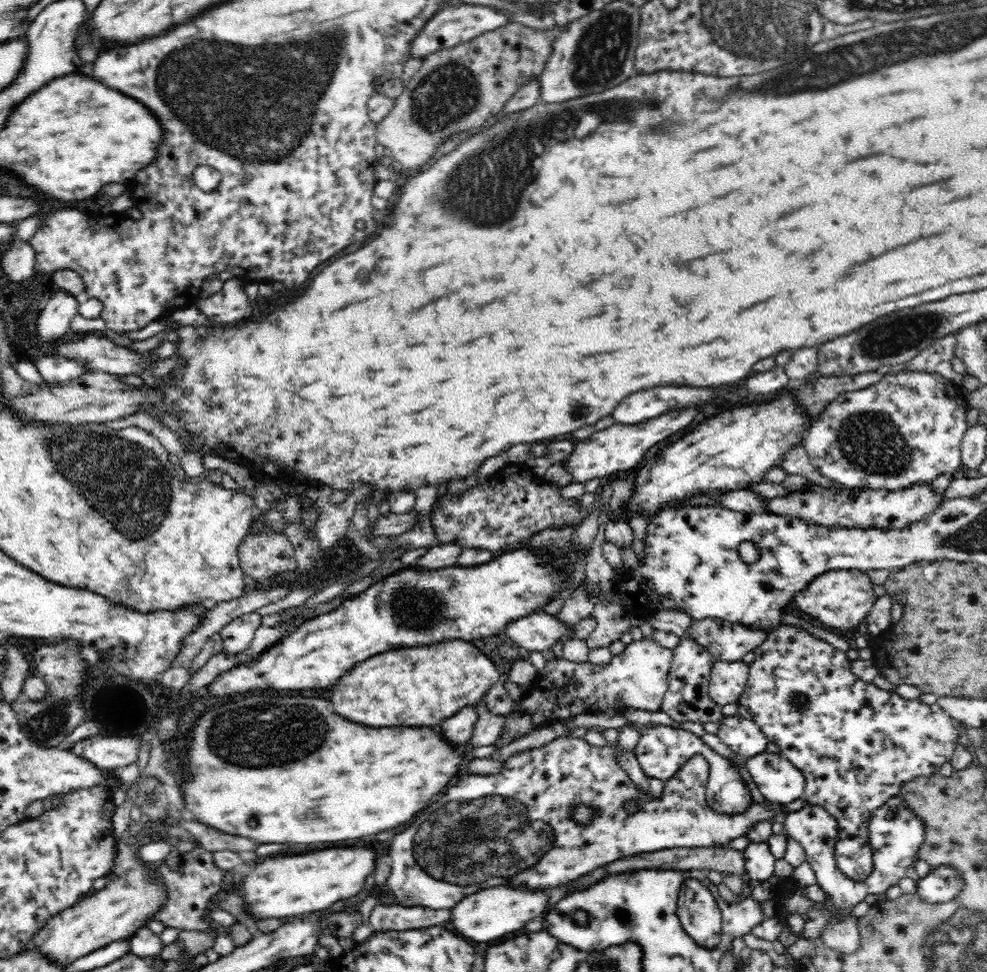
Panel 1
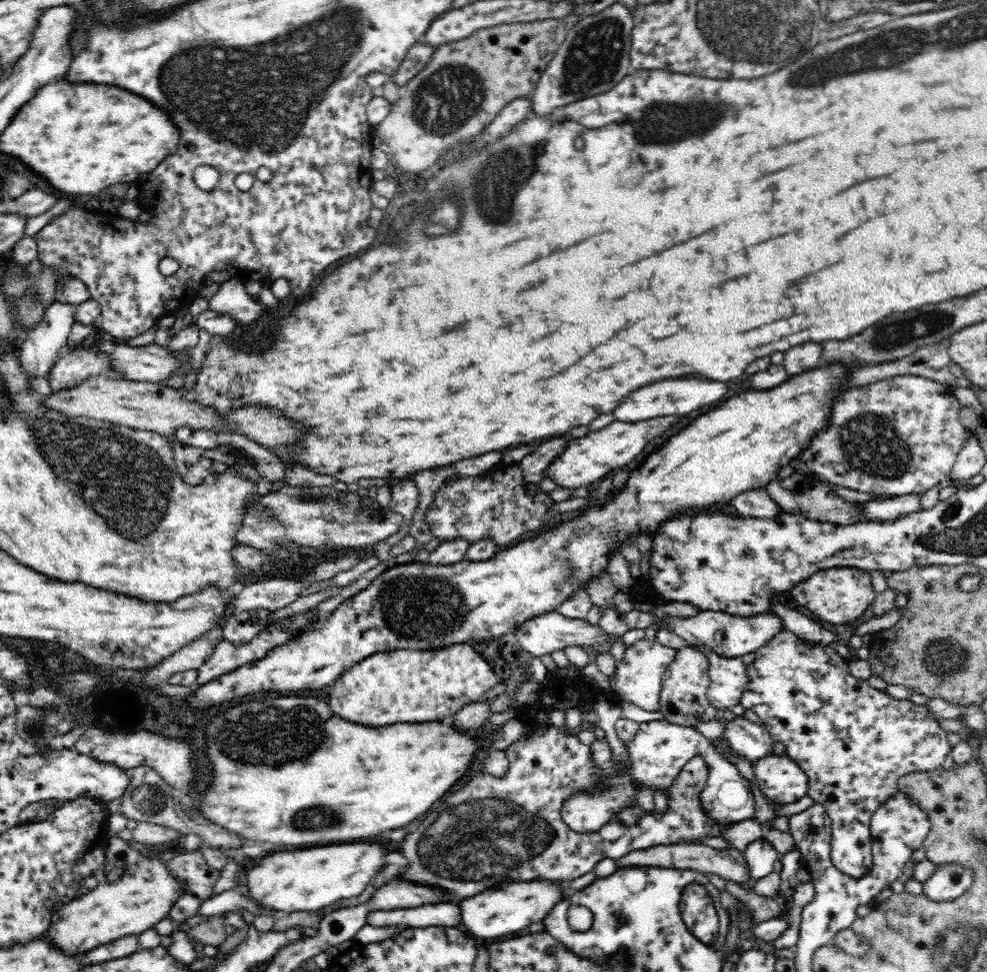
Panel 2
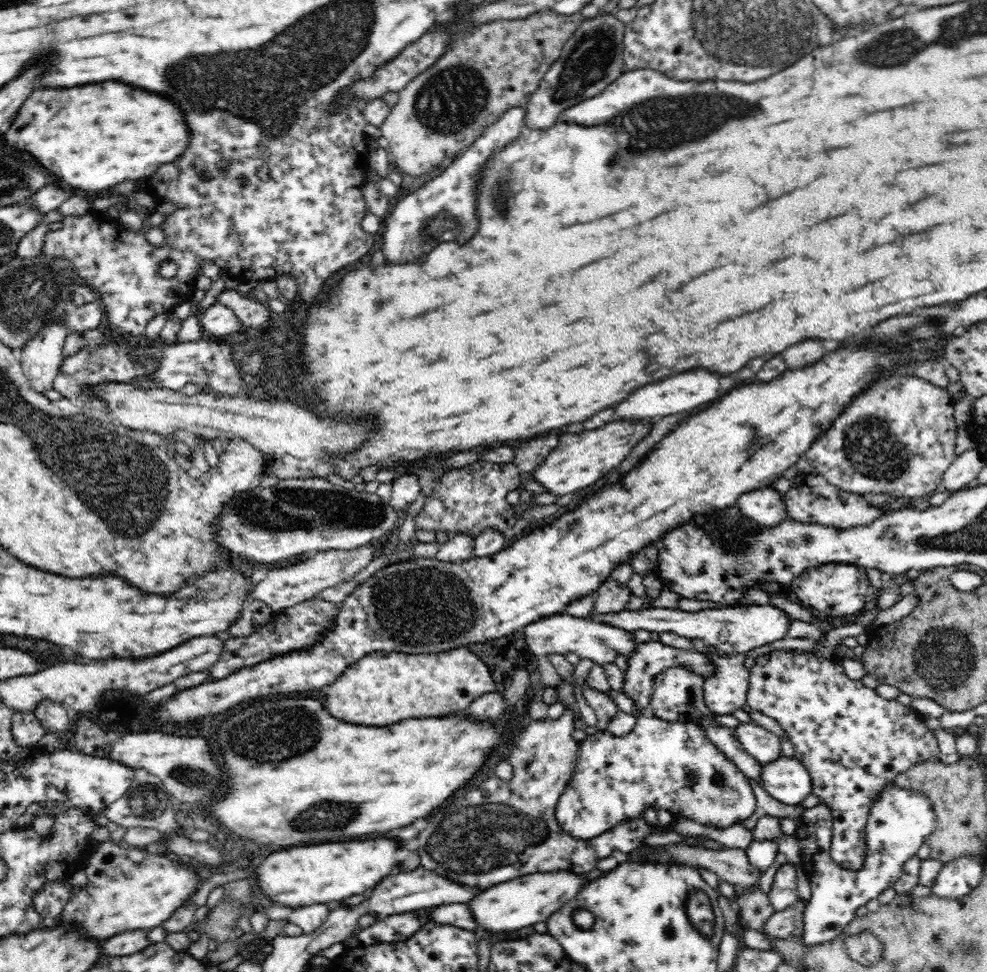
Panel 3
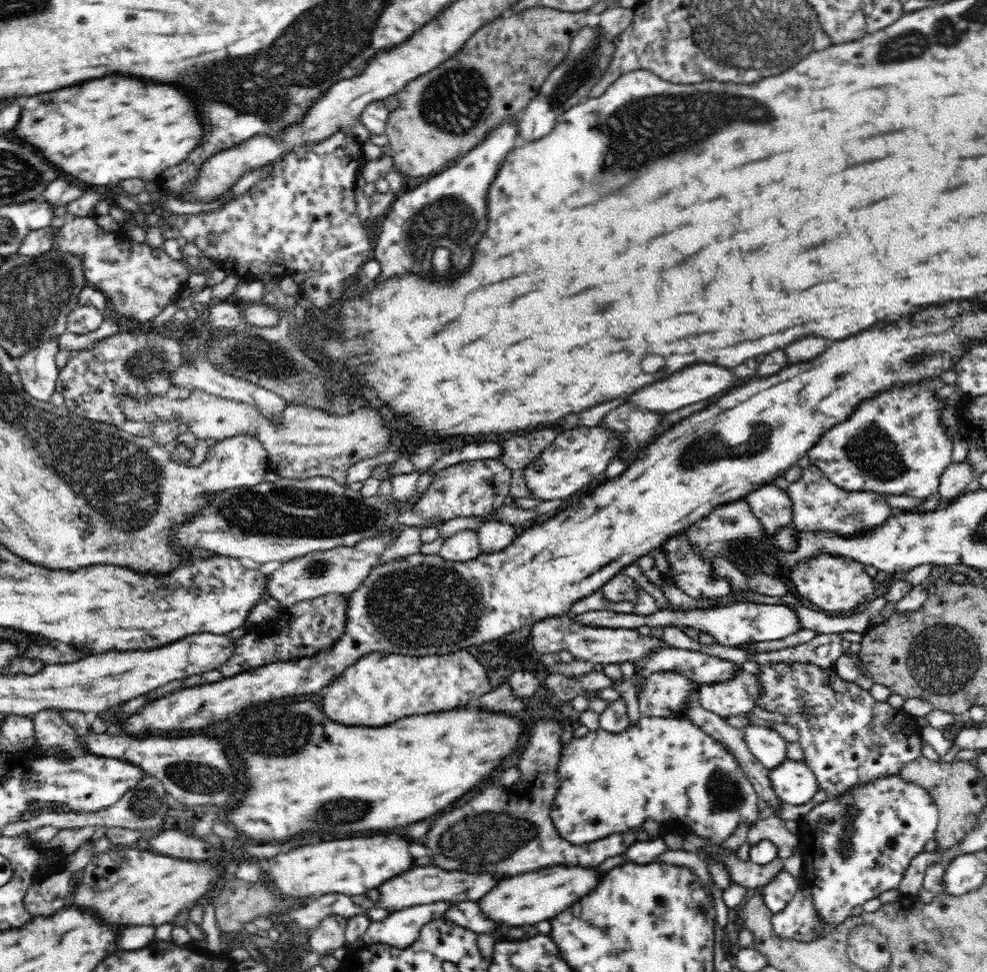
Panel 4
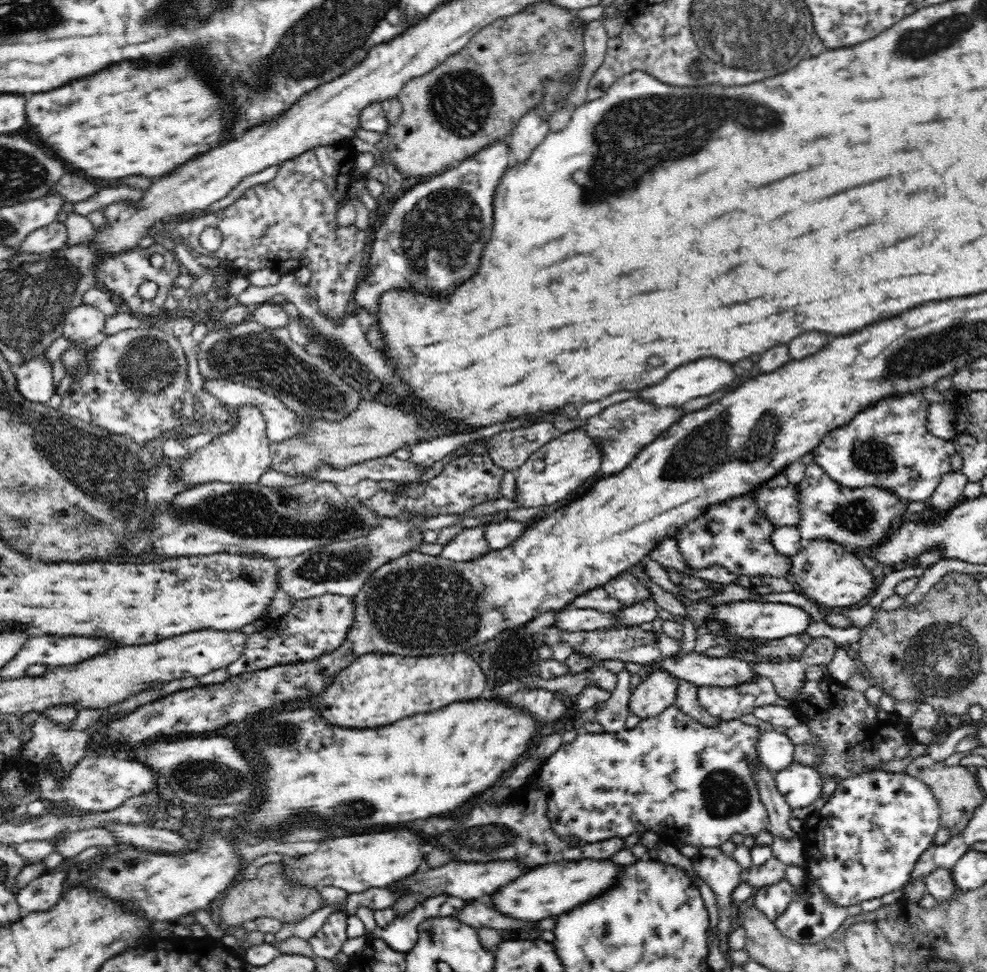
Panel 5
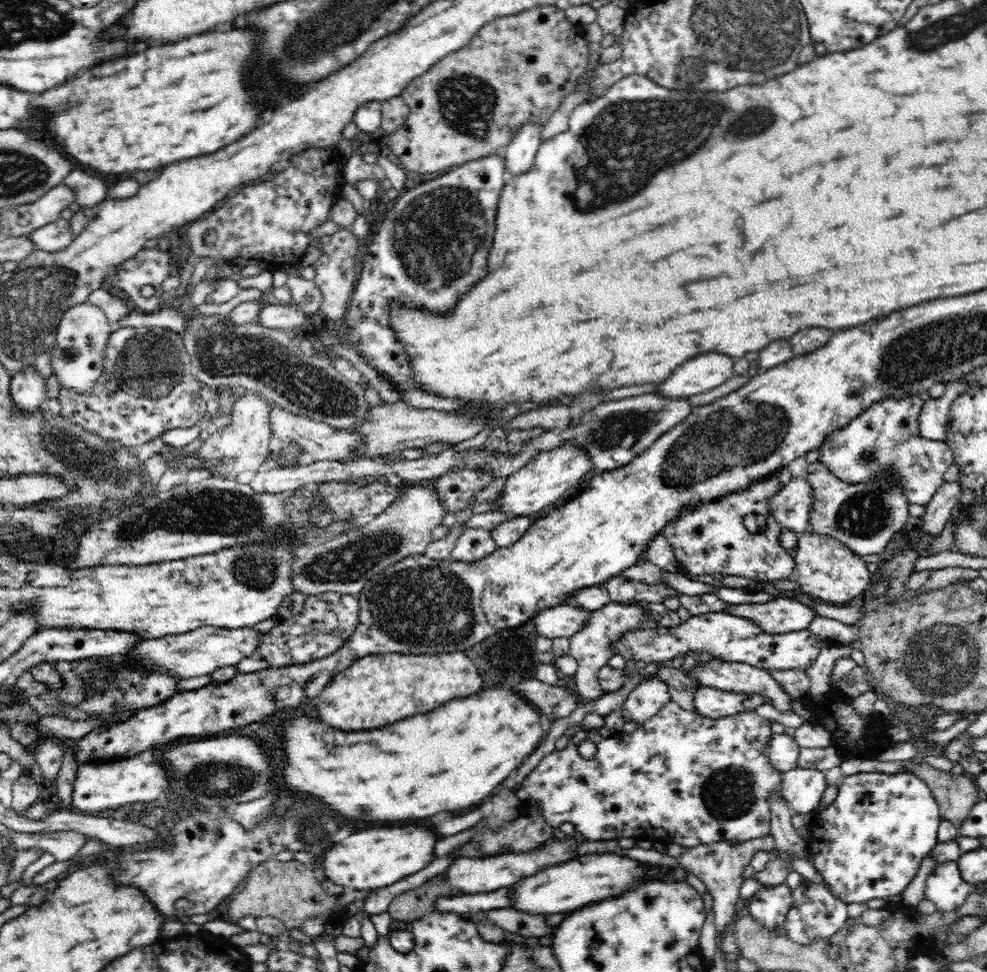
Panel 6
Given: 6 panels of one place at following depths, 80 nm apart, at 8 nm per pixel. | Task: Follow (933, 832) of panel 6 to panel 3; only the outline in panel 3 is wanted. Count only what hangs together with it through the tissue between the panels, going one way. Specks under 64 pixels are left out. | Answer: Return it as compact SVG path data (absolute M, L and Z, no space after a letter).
M890 782L878 794L880 796L874 797L874 802L870 806L865 827L867 843L866 862L858 870L844 868L831 858L829 852L833 839L834 819L832 809L827 804L820 802L814 807L808 807L795 820L797 829L794 836L798 840L800 847L800 866L803 867L804 872L808 875L808 881L810 881L811 897L804 911L804 936L800 939L800 942L808 947L828 943L829 940L836 939L837 935L840 935L840 932L843 932L848 927L848 924L851 924L852 920L855 920L854 912L856 912L857 908L864 906L869 900L878 898L886 888L892 887L900 874L902 874L904 864L916 855L916 852L920 850L920 846L927 842L932 831L936 828L935 810L930 799L922 791L918 792L911 788L902 788L895 782Z

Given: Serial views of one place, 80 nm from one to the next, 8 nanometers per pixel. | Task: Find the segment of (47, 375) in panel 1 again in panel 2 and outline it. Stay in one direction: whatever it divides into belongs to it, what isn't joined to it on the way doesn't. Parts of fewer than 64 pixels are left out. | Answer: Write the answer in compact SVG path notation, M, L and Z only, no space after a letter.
M97 347L64 351L54 363L47 380L53 391L77 387L81 382L100 375L121 378L119 372L113 370L111 356Z

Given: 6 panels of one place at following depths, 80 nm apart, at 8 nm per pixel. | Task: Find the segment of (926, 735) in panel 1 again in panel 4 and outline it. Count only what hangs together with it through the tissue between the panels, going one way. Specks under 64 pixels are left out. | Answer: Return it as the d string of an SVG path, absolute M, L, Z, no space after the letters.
M761 665L757 677L763 687L757 705L786 715L788 724L799 730L805 763L816 775L819 790L829 790L829 797L844 794L860 782L899 774L905 763L921 756L924 742L913 718L886 701L877 702L854 682L843 681L833 667Z

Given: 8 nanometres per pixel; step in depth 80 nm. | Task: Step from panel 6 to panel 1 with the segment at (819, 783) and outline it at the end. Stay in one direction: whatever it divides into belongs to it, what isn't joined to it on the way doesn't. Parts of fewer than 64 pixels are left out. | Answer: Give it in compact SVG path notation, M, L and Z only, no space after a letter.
M767 753L750 757L747 759L745 766L748 769L750 783L753 787L760 789L761 794L770 803L778 805L794 802L798 798L803 798L805 791L805 776L801 770L798 770L789 759L784 758L782 754Z

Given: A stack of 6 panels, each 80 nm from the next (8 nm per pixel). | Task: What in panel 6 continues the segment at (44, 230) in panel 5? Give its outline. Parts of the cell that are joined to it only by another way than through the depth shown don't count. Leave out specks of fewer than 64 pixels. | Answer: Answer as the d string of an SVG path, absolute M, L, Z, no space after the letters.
M63 217L30 233L30 239L34 242L35 248L46 252L64 250L73 238L70 221Z

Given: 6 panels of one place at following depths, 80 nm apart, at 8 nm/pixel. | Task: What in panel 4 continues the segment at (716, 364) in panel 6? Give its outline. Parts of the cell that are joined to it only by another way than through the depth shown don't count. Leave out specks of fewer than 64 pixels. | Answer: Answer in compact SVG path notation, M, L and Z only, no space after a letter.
M696 364L690 370L684 372L674 372L672 376L668 376L662 382L656 382L652 386L646 386L642 390L638 390L636 394L632 394L627 398L629 402L635 404L638 408L651 410L652 412L672 412L678 408L684 408L688 404L700 402L700 400L708 400L708 398L716 398L716 394L722 394L726 388L732 386L732 372L724 366L714 366L714 364Z

